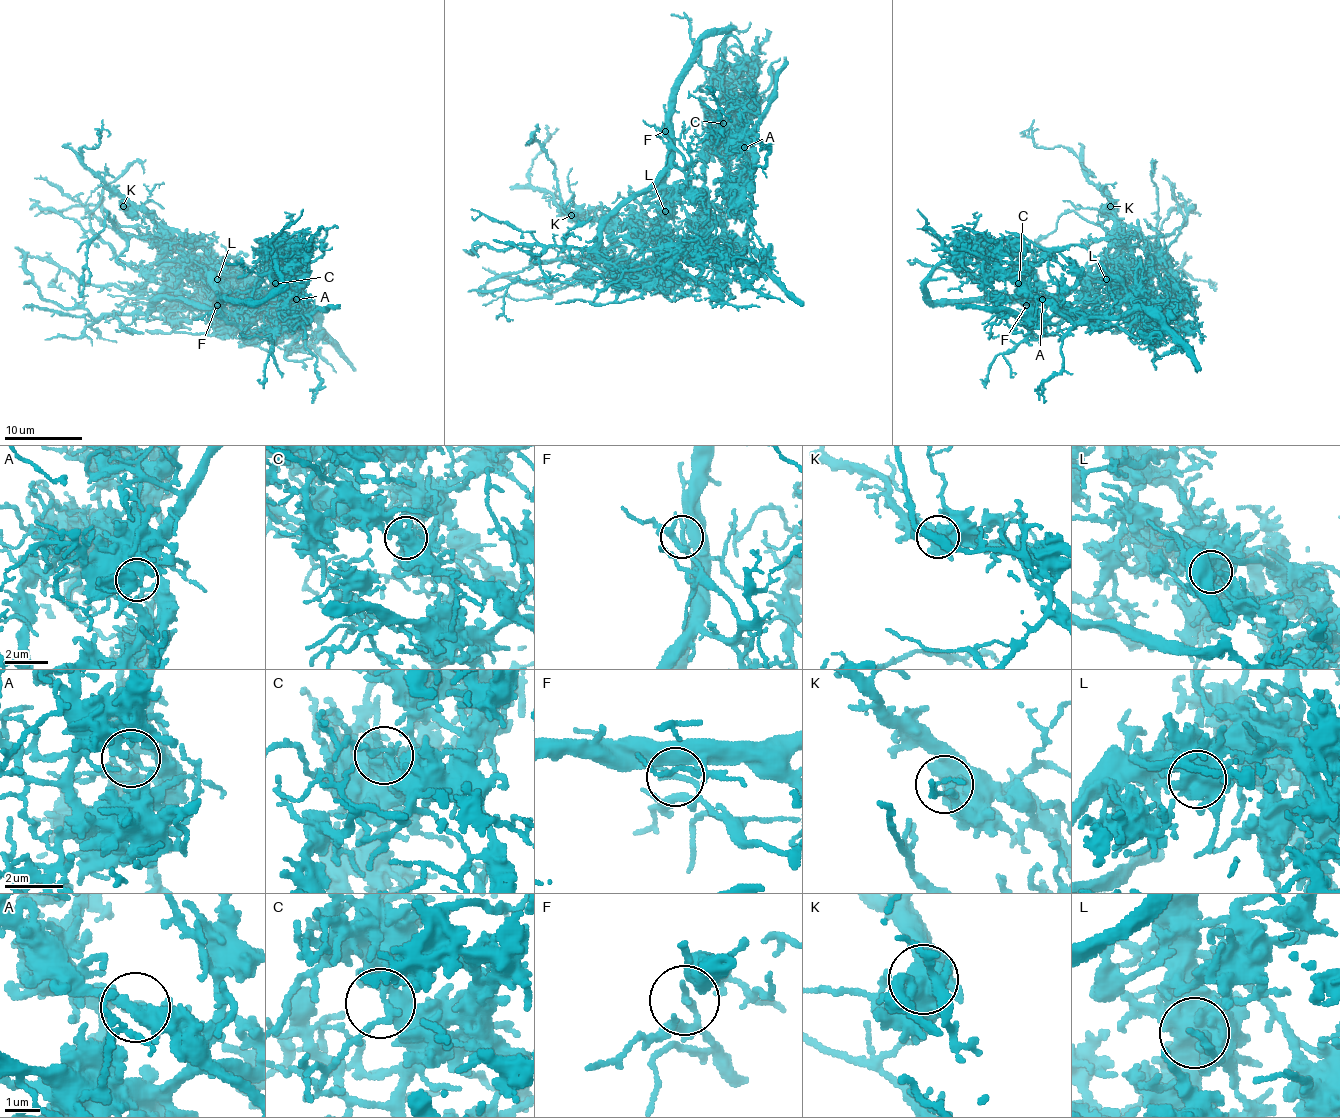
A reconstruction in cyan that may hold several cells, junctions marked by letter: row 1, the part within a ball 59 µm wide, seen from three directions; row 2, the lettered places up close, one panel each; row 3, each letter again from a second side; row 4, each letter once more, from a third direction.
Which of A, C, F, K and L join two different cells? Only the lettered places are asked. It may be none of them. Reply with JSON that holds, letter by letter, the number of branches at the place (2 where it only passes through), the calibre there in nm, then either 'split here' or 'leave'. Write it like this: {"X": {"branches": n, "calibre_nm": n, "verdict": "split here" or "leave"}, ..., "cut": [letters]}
{"A": {"branches": 3, "calibre_nm": 120, "verdict": "split here"}, "C": {"branches": 3, "calibre_nm": 190, "verdict": "leave"}, "F": {"branches": 2, "calibre_nm": 160, "verdict": "leave"}, "K": {"branches": 3, "calibre_nm": 550, "verdict": "leave"}, "L": {"branches": 3, "calibre_nm": 550, "verdict": "leave"}, "cut": ["A"]}

